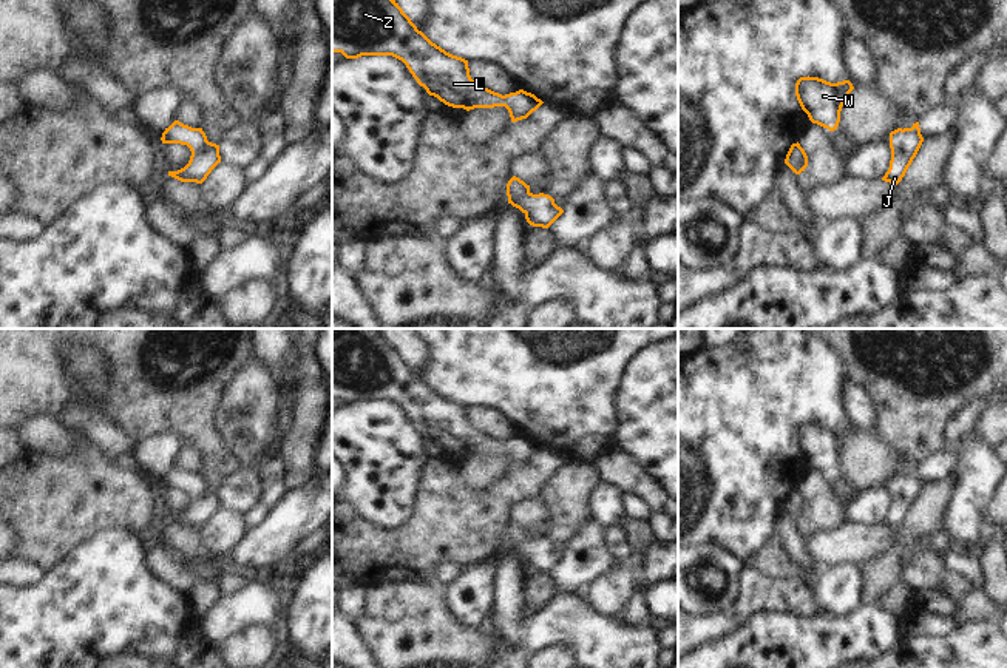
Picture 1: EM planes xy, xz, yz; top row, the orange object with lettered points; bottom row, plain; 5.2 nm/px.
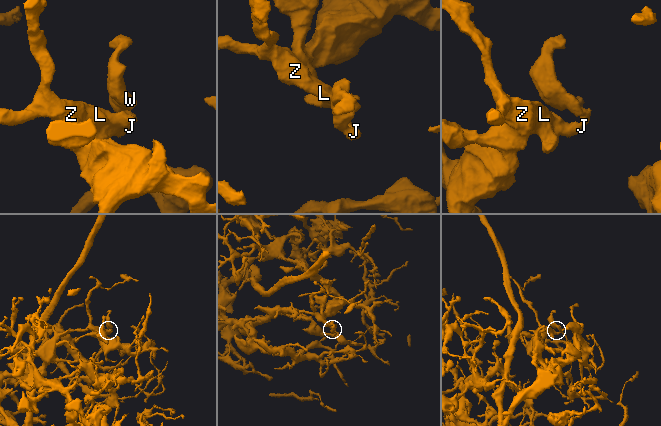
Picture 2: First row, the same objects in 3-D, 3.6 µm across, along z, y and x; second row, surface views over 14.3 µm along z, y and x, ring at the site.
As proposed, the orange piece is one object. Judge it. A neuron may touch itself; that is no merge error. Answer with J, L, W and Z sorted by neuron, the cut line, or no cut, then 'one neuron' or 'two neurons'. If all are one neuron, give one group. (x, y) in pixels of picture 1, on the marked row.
J L W Z; no cut; one neuron

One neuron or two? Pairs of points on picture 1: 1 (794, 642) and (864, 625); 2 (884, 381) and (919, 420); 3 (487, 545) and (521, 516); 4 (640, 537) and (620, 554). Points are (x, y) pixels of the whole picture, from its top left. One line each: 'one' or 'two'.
1: one
2: one
3: two
4: two

